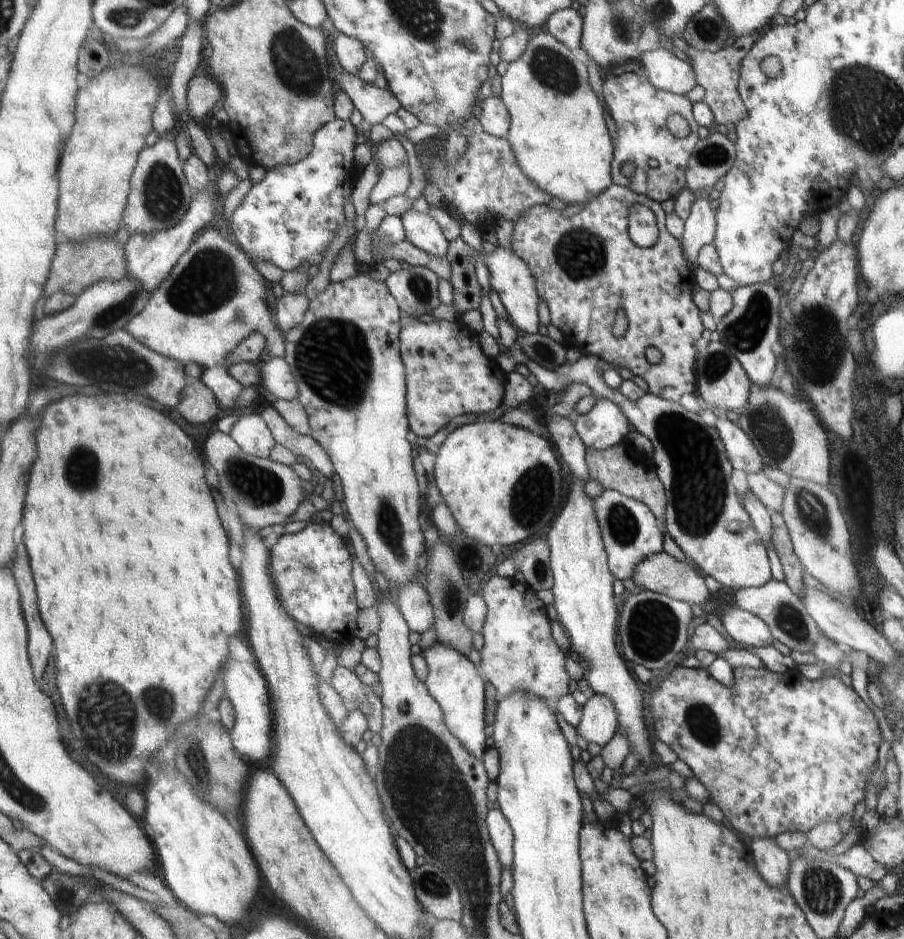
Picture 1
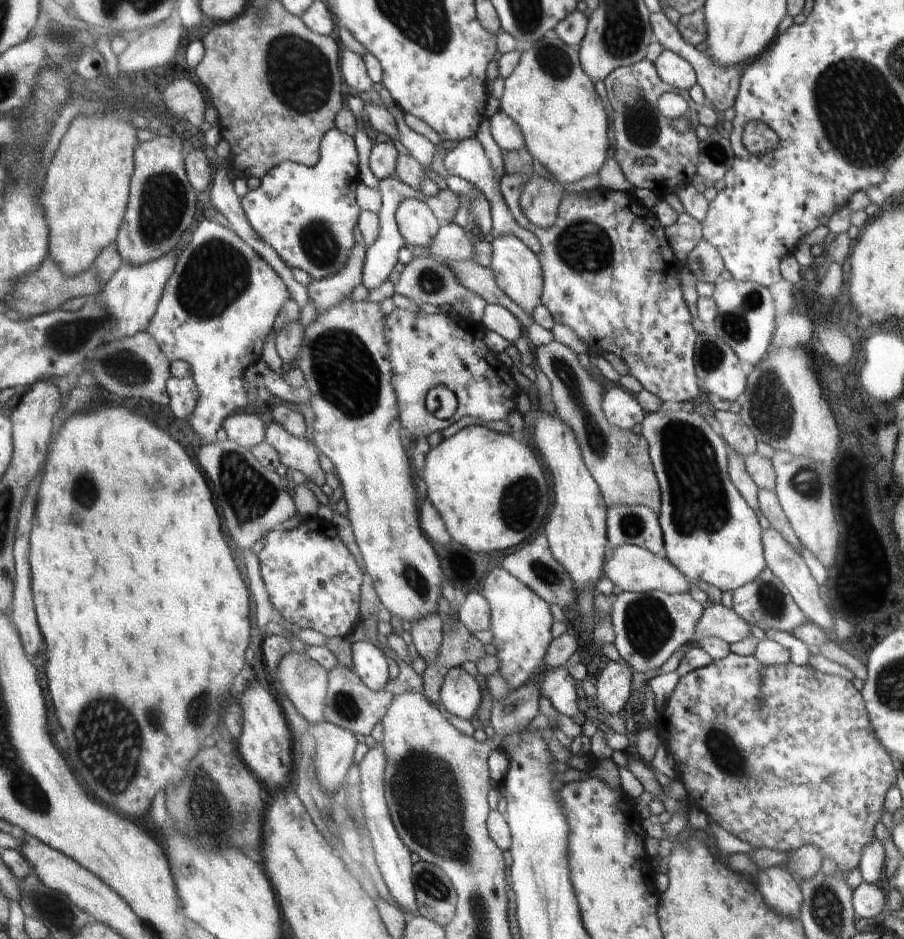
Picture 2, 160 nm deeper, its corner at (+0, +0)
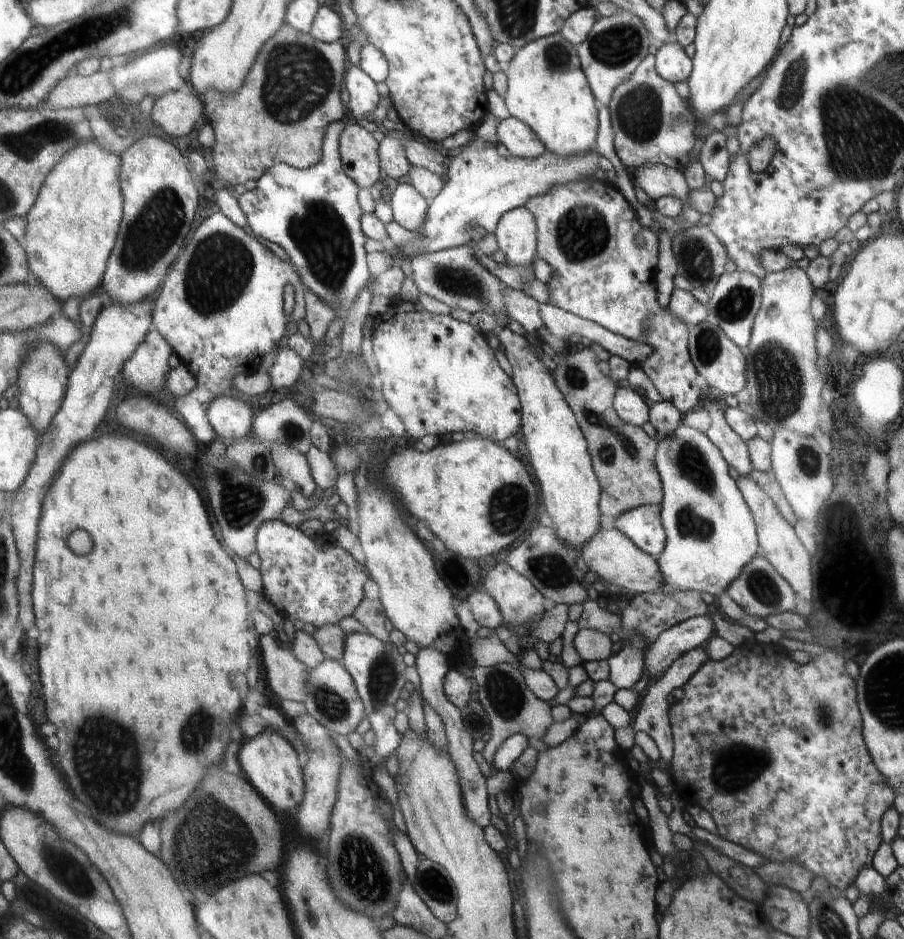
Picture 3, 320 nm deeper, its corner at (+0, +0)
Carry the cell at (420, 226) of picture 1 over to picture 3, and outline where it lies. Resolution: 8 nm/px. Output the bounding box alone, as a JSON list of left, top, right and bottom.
[387,183,429,232]

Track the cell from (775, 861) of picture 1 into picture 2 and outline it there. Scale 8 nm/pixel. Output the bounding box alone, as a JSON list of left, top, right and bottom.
[758,867,802,919]

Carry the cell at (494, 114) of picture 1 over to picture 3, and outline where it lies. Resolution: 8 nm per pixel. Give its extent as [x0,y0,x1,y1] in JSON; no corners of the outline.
[494,119,548,158]

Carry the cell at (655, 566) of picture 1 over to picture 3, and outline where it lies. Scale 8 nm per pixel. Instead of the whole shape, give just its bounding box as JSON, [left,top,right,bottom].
[578,525,665,594]

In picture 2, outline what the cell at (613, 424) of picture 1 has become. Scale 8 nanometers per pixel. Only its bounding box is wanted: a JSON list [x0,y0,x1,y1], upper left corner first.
[603,386,646,429]

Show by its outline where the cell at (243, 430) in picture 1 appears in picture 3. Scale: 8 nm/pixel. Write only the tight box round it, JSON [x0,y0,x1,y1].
[209,395,252,443]

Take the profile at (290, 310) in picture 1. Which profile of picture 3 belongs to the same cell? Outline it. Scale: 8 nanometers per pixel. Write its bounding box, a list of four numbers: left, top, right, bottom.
[269,344,305,388]

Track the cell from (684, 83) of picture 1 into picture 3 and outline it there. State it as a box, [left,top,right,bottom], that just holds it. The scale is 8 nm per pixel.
[656,40,693,83]

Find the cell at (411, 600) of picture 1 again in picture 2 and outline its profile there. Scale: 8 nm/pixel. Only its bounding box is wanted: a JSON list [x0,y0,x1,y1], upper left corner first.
[412,614,443,663]

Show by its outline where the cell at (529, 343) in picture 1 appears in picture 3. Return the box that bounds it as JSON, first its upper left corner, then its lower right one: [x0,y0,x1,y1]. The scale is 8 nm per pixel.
[552,347,664,522]

